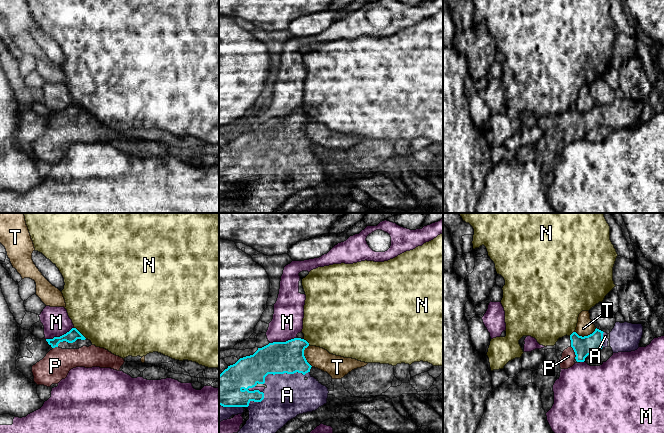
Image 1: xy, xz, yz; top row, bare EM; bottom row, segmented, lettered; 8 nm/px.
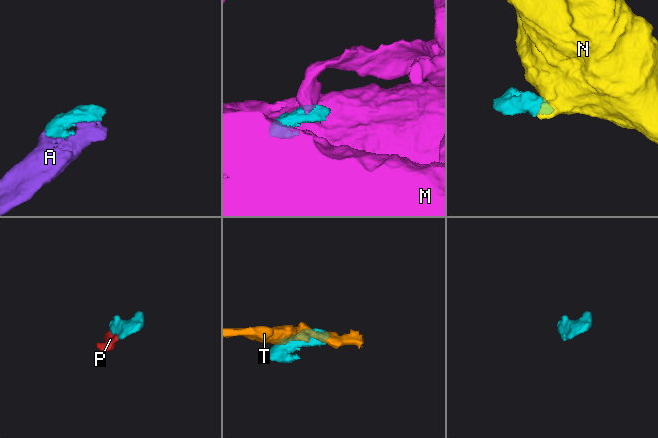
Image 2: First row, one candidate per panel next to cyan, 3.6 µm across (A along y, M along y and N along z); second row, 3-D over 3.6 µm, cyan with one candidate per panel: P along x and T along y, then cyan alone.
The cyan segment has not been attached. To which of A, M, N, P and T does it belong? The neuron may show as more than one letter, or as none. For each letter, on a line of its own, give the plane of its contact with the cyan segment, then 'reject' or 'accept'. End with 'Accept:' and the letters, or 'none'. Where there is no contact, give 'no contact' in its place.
A: xz | accept
M: xy | reject
N: xy | reject
P: yz | accept
T: xz | reject
Accept: A, P

